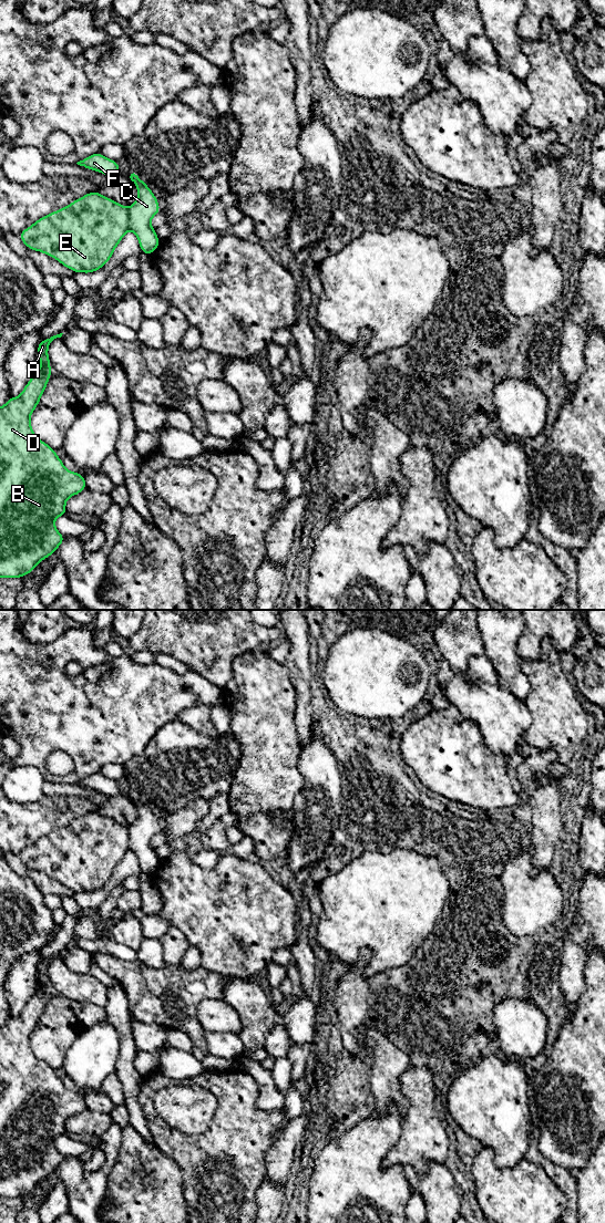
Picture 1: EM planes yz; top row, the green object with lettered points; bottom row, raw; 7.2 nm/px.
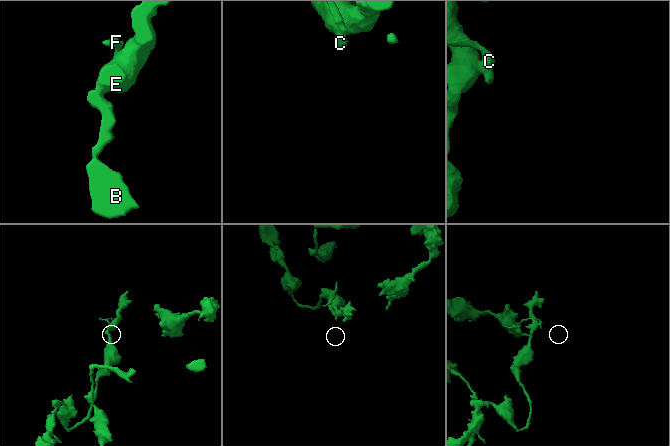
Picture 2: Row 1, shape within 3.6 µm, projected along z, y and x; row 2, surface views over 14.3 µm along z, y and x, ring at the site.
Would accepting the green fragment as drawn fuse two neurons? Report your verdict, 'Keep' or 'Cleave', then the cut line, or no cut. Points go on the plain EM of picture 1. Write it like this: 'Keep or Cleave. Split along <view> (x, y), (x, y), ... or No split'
Cleave. Split along yz (127, 829), (130, 848)

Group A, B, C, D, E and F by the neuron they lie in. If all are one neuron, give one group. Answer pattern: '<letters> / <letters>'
A B D E / C F

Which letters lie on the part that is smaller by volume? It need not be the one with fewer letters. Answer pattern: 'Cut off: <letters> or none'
Cut off: C, F

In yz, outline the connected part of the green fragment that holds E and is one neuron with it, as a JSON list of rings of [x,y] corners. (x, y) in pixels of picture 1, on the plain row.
[[[98,811],[72,821],[68,827],[37,840],[19,854],[31,870],[53,877],[75,893],[92,893],[111,879],[116,866],[130,849],[129,829]]]

